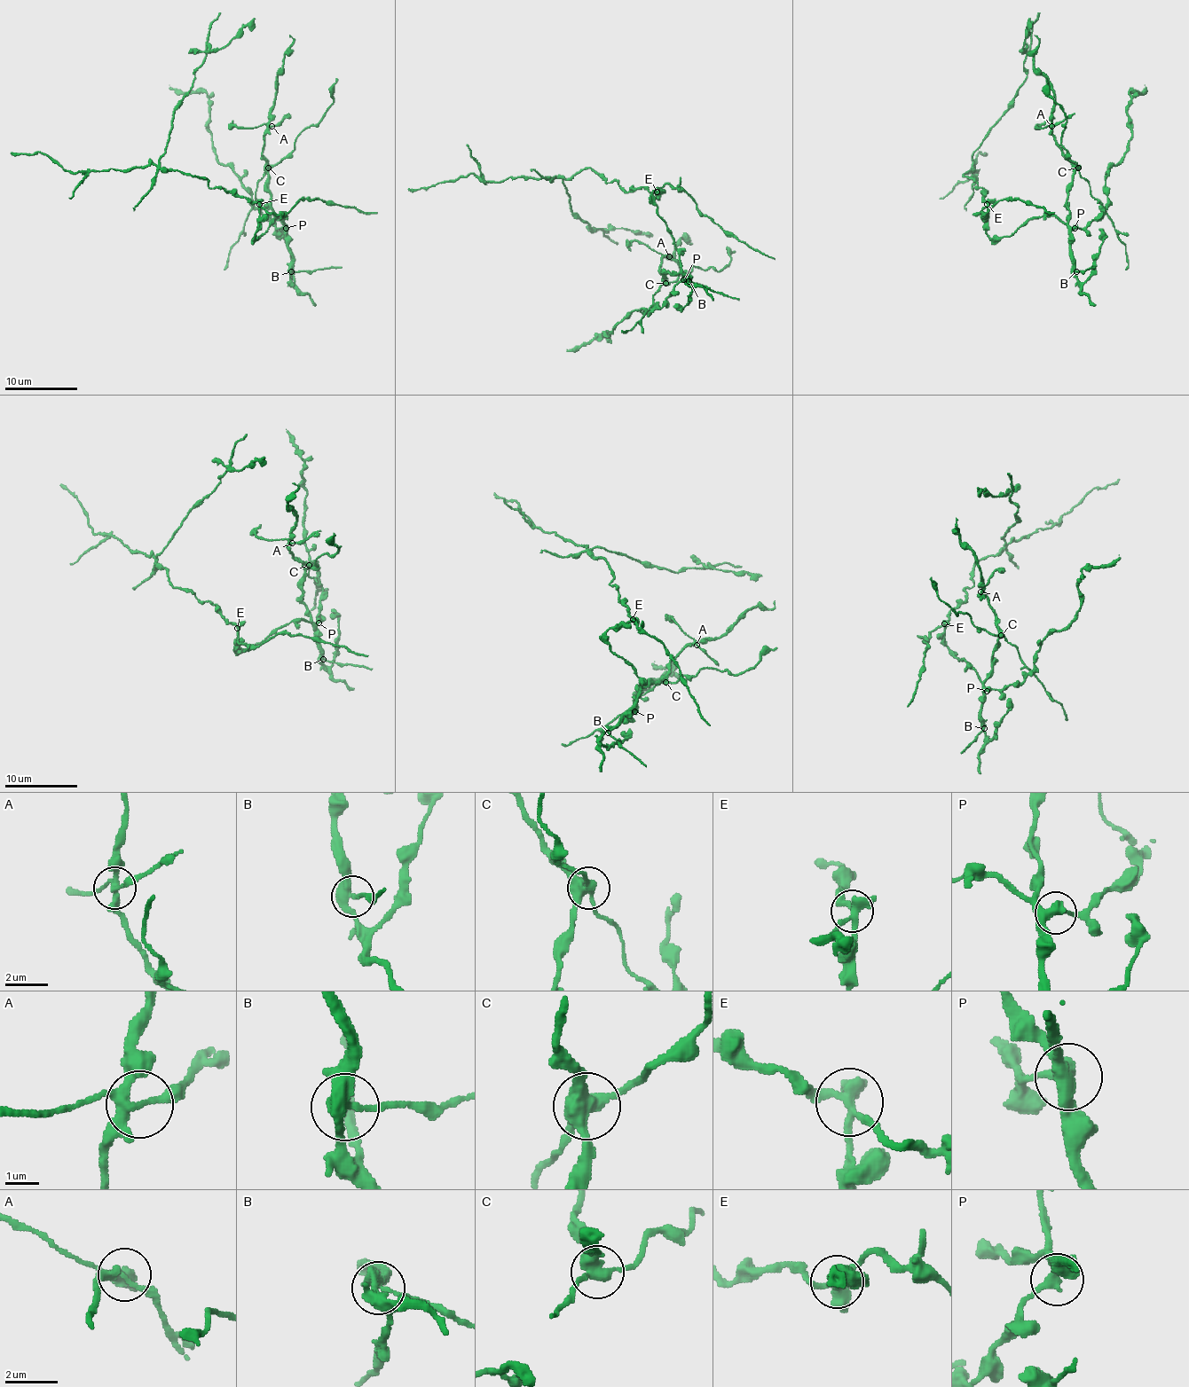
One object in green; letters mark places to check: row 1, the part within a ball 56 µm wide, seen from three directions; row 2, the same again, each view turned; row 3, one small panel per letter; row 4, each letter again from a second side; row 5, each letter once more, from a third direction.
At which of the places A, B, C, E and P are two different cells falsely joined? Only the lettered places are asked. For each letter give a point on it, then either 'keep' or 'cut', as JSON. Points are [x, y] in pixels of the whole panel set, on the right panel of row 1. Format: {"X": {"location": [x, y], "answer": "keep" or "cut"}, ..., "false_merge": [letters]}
{"A": {"location": [1051, 126], "answer": "keep"}, "B": {"location": [1076, 271], "answer": "cut"}, "C": {"location": [1078, 168], "answer": "cut"}, "E": {"location": [987, 204], "answer": "cut"}, "P": {"location": [1074, 228], "answer": "keep"}, "false_merge": ["B", "C", "E"]}

